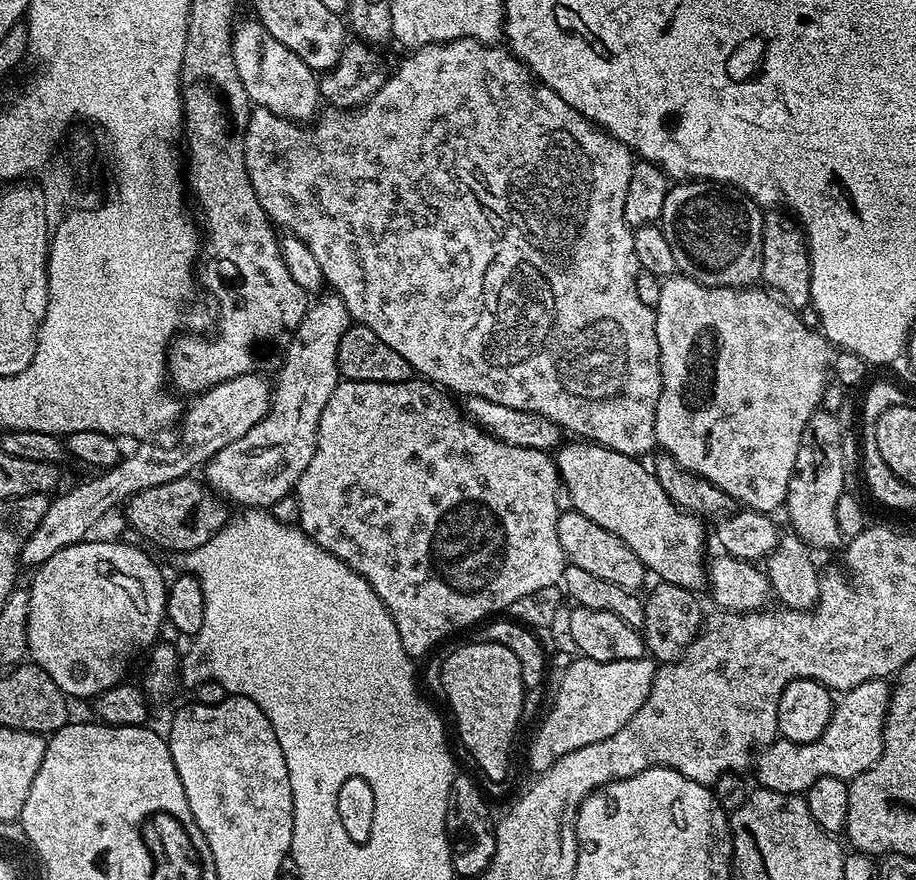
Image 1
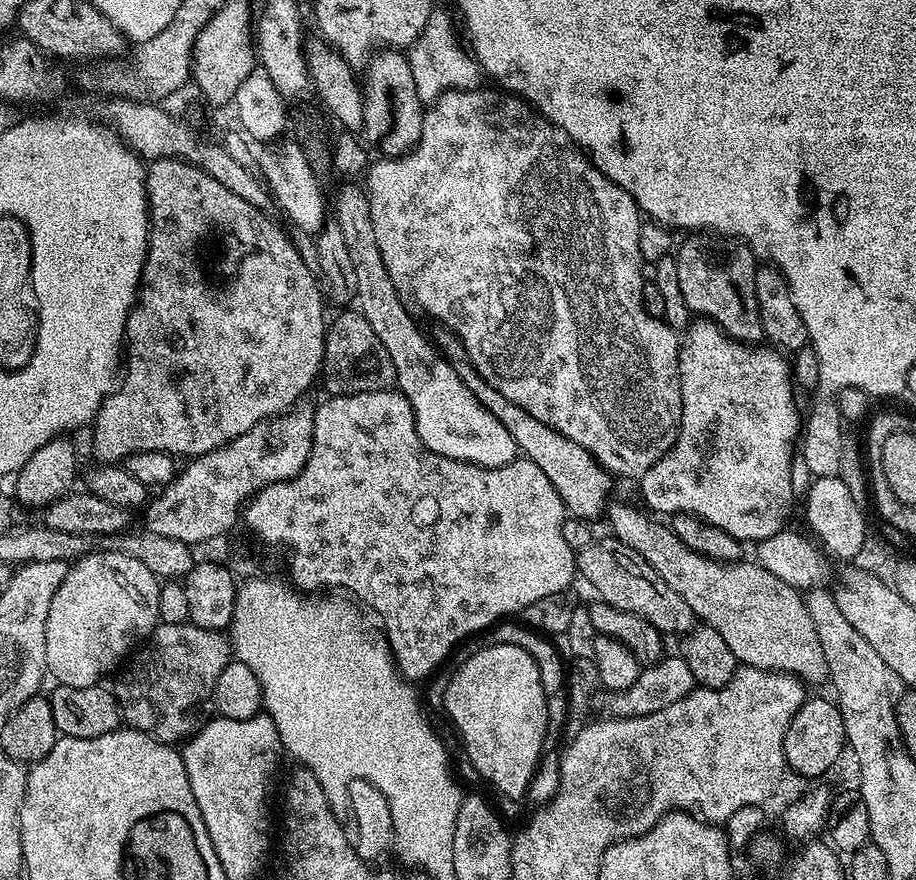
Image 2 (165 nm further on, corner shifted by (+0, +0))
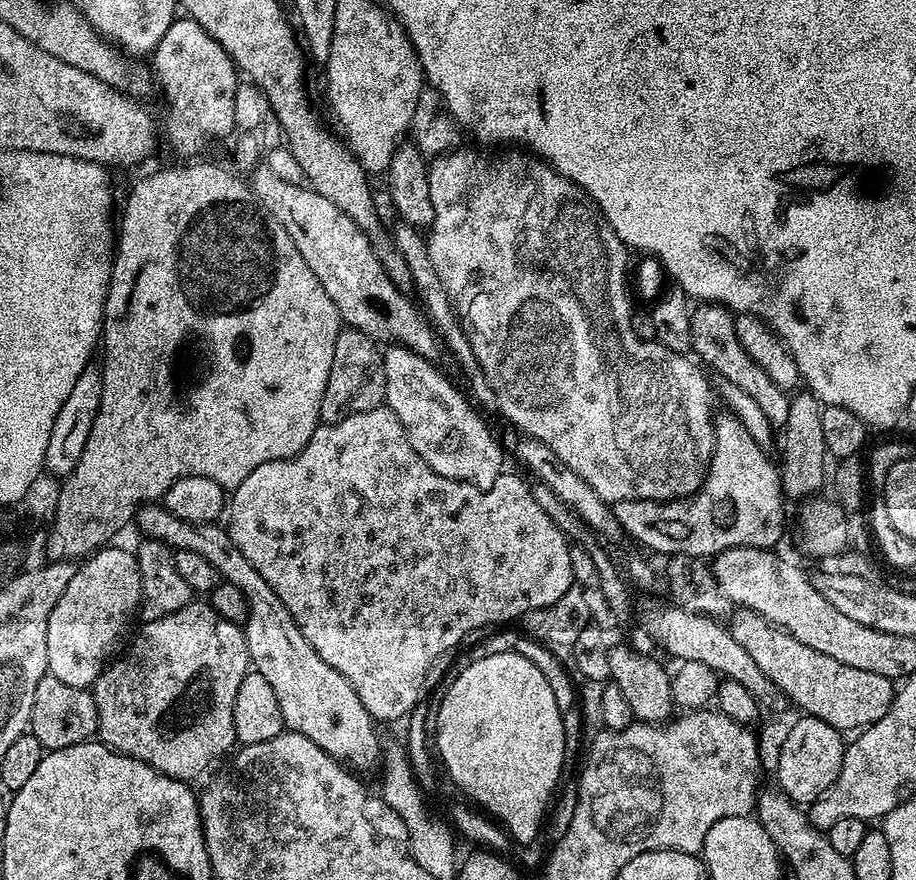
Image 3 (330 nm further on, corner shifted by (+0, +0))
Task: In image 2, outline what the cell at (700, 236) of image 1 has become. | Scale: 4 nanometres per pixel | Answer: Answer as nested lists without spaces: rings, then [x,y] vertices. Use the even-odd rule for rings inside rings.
[[[704,234],[689,236],[692,236],[689,240],[684,240],[681,244],[679,241],[674,252],[678,282],[689,313],[714,321],[732,340],[759,341],[762,333],[755,302],[755,274],[758,264],[752,249],[743,242],[725,242],[720,238],[707,240],[704,237],[707,235]]]

